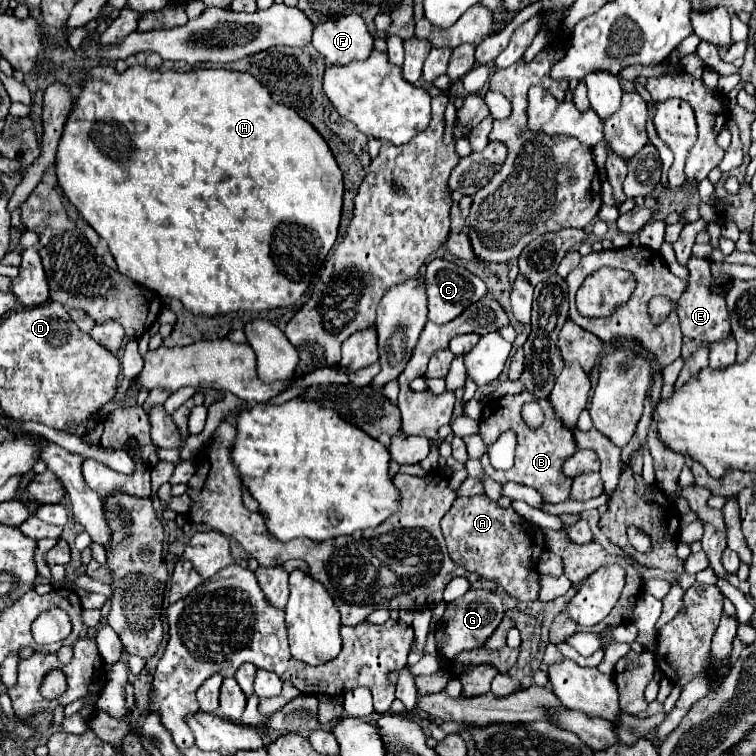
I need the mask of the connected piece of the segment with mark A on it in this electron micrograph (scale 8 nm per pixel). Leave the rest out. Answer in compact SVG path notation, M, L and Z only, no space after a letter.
M478 494L468 498L460 496L454 500L452 508L442 518L442 534L456 564L468 572L476 572L478 576L496 582L512 598L538 598L538 574L530 574L530 570L546 550L542 528L530 524L512 508L498 508L486 494Z

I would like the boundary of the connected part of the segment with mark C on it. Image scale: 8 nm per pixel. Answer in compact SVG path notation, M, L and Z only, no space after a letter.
M438 258L428 264L424 284L426 284L426 296L428 296L428 320L434 324L452 322L470 304L476 304L488 292L486 284L478 276L474 276L472 272L468 272L462 266L456 266L448 260L438 260Z

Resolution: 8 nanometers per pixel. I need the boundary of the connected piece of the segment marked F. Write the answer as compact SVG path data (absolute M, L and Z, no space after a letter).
M348 14L348 18L316 26L312 46L326 58L326 64L344 66L354 60L368 60L374 50L374 38L360 16Z

